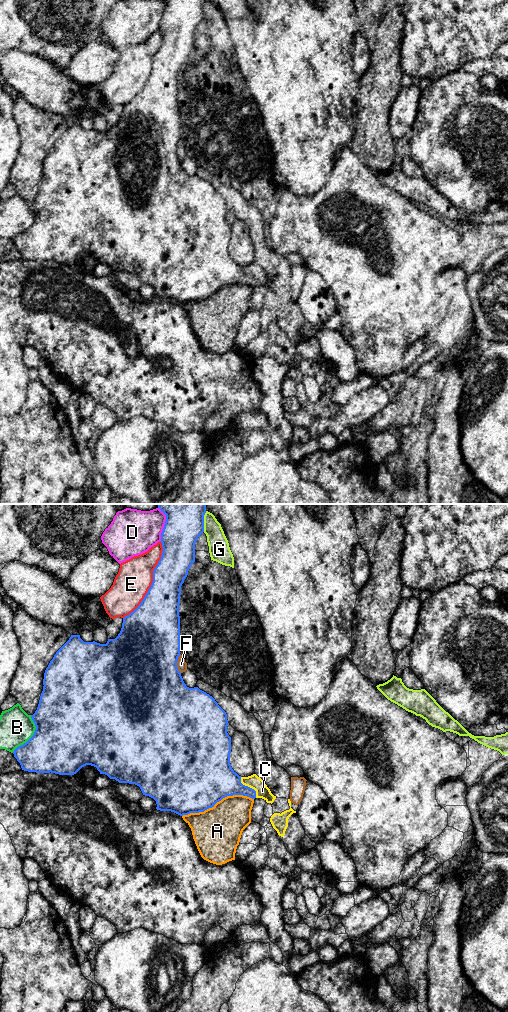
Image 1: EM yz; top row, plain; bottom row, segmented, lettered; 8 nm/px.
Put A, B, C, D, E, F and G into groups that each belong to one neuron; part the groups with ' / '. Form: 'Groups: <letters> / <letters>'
Groups: A / B / C / D / E / F / G

